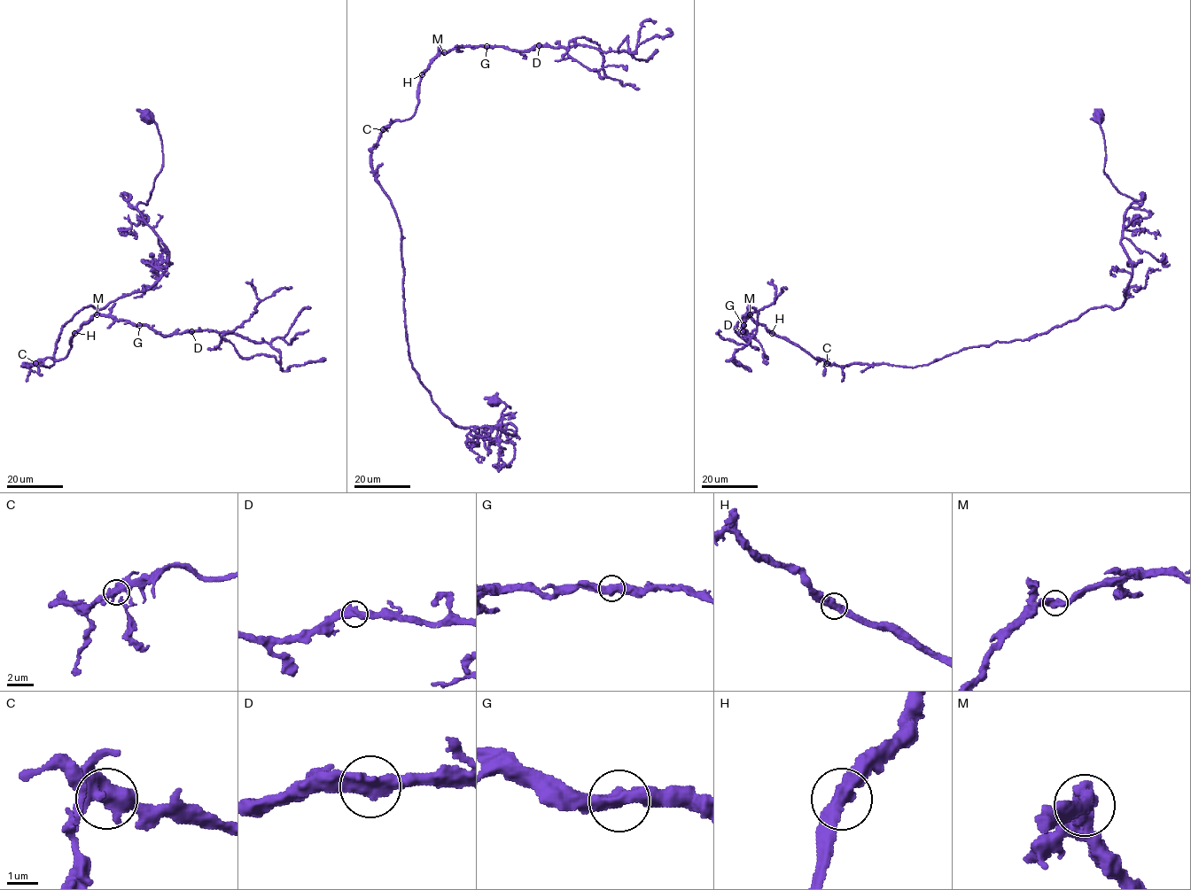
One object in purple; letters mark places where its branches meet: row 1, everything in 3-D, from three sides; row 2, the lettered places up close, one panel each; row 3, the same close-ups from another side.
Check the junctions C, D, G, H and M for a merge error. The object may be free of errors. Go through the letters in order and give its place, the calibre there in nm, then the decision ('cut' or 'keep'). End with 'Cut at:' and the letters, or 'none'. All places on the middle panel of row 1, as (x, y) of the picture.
C: (383, 129) | 550 nm | keep
D: (539, 45) | 500 nm | keep
G: (486, 46) | 500 nm | keep
H: (422, 74) | 500 nm | keep
M: (444, 52) | 550 nm | keep
Cut at: none

